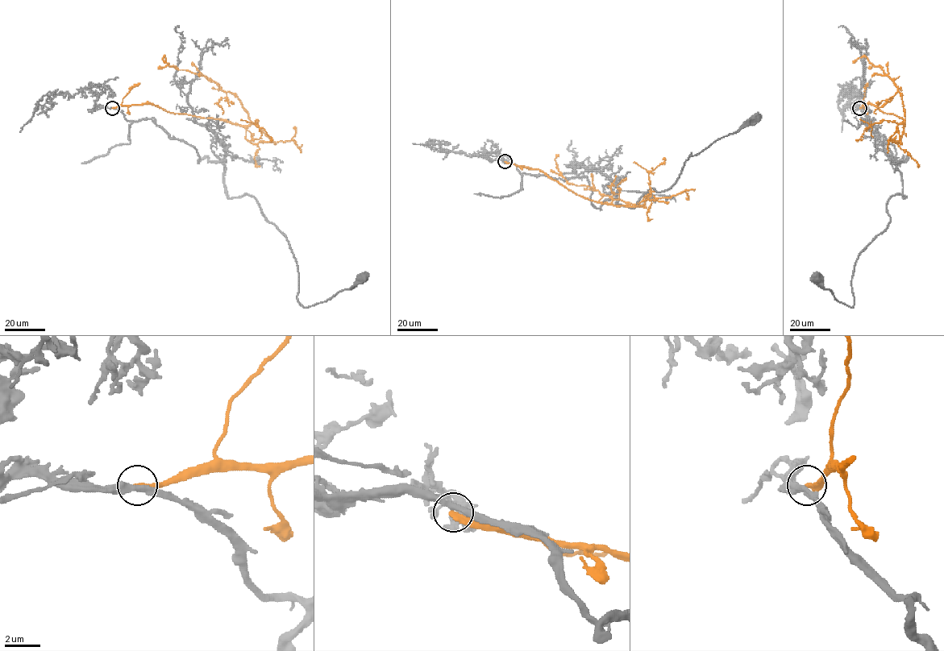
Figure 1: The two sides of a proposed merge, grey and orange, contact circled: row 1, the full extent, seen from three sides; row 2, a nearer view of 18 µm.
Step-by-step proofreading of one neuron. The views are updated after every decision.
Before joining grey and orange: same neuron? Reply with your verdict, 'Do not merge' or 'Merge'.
Do not merge

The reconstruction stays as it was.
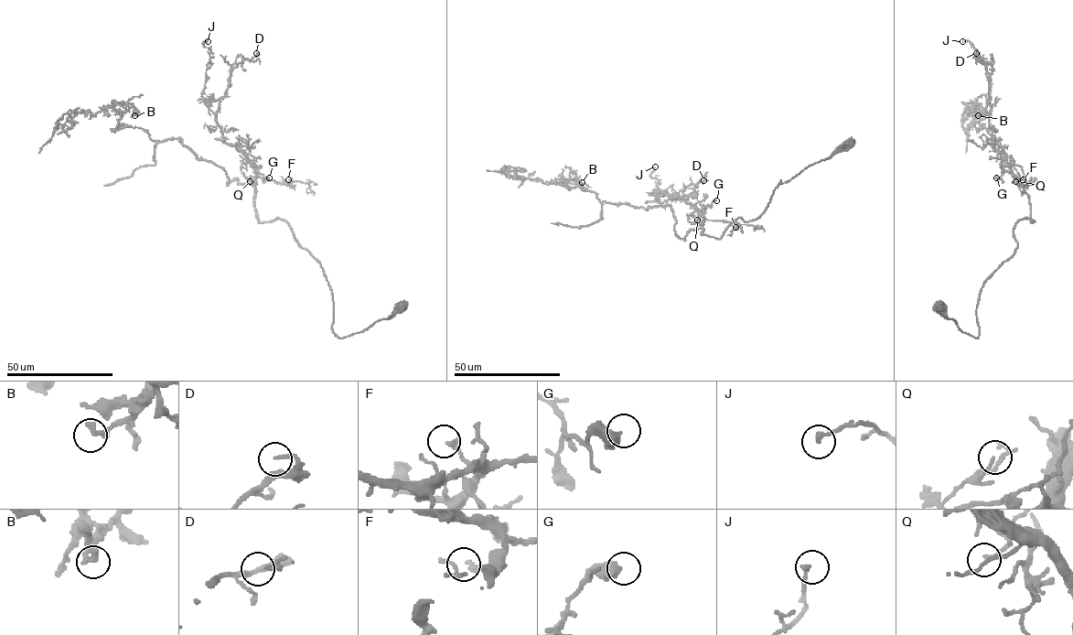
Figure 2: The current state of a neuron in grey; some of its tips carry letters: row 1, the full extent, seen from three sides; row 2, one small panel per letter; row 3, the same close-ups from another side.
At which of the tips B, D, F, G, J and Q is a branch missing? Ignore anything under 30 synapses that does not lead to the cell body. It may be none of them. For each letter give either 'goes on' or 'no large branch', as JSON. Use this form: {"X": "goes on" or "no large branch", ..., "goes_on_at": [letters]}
{"B": "no large branch", "D": "no large branch", "F": "no large branch", "G": "no large branch", "J": "no large branch", "Q": "no large branch", "goes_on_at": []}

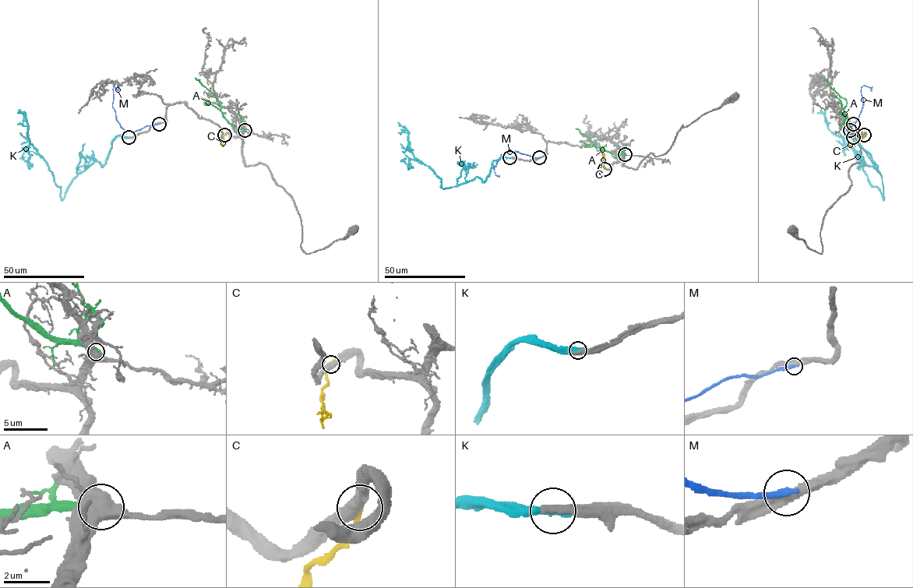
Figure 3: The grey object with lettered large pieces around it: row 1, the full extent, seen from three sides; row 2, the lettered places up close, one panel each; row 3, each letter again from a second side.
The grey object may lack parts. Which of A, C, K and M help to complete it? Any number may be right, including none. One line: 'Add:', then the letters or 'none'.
Add: K

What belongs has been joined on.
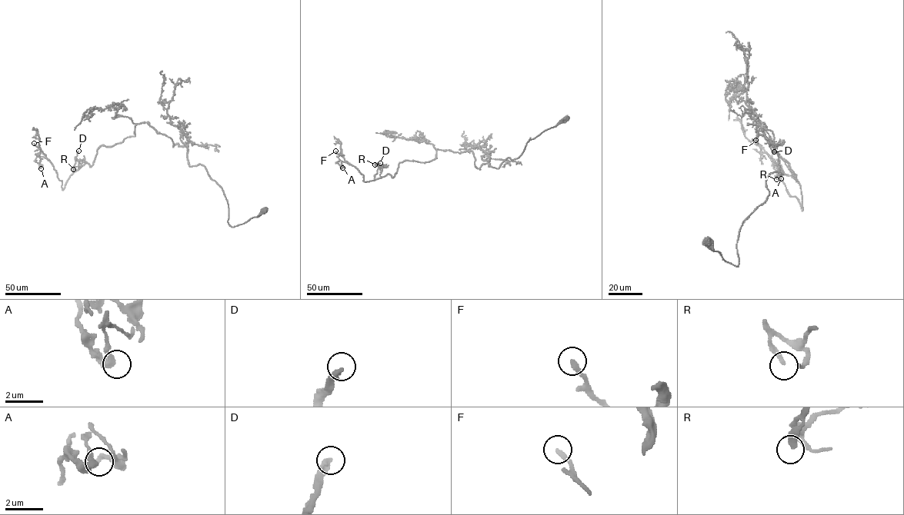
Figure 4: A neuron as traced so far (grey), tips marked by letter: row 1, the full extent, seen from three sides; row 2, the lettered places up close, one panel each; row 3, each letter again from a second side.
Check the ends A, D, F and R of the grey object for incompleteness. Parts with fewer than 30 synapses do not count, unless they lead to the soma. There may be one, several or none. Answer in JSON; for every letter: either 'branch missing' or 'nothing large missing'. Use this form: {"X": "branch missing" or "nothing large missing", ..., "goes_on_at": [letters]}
{"A": "nothing large missing", "D": "branch missing", "F": "nothing large missing", "R": "nothing large missing", "goes_on_at": ["D"]}

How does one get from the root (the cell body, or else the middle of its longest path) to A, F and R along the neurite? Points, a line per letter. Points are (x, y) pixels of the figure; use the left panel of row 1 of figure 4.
A: (265, 210), (231, 227), (205, 167), (148, 122), (101, 145), (62, 189), (42, 156), (41, 168)
F: (265, 210), (231, 227), (205, 167), (190, 167), (188, 148), (148, 122), (101, 145), (62, 189), (34, 143)
R: (265, 210), (231, 227), (205, 167), (190, 167), (188, 148), (148, 122), (101, 145), (90, 167), (73, 169)

